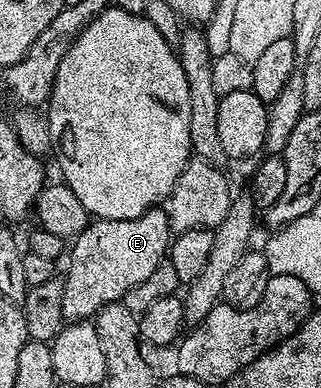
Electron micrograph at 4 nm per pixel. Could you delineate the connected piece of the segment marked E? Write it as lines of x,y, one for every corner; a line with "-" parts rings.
162,206
151,207
141,213
141,217
125,221
95,219
88,222
69,247
67,275
63,279
64,320
87,321
105,305
120,302
125,292
133,289
133,285
141,285
141,281
168,258
172,238
169,217

